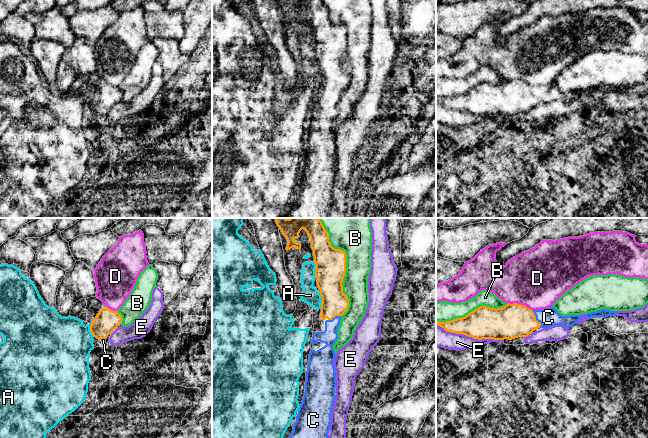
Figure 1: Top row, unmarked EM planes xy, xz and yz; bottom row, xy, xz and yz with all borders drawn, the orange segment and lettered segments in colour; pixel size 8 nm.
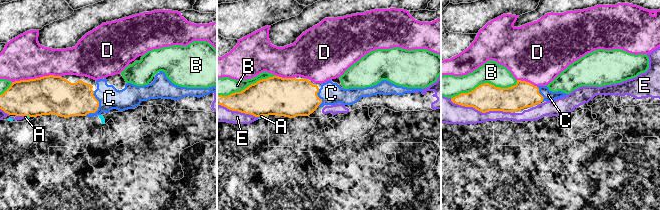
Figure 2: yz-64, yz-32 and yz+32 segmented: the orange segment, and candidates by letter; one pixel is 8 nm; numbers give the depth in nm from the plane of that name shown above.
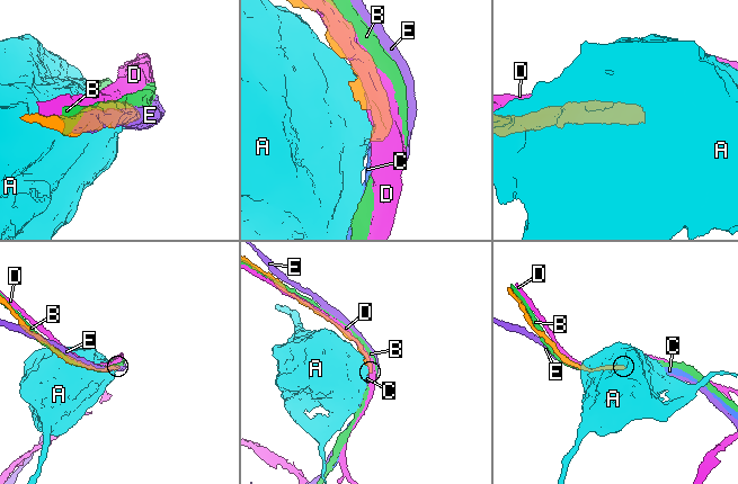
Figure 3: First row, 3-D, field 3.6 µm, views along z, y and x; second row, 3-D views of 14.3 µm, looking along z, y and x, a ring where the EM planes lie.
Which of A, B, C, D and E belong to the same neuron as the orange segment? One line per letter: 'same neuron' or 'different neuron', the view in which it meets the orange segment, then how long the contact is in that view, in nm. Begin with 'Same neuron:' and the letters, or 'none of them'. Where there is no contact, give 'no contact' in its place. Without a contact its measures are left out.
Same neuron: C
A: different neuron; meets orange in xz; contact 110 nm long
B: different neuron; meets orange in xz; contact 750 nm long
C: same neuron; meets orange in yz; contact 160 nm long
D: different neuron; meets orange in yz; contact 200 nm long
E: different neuron; meets orange in yz; contact 550 nm long

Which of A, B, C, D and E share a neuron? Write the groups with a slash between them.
A / B / C / D / E

